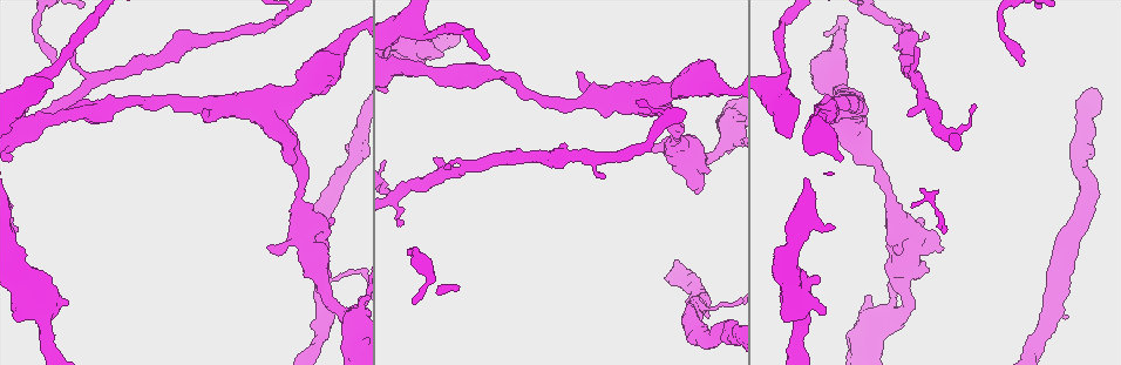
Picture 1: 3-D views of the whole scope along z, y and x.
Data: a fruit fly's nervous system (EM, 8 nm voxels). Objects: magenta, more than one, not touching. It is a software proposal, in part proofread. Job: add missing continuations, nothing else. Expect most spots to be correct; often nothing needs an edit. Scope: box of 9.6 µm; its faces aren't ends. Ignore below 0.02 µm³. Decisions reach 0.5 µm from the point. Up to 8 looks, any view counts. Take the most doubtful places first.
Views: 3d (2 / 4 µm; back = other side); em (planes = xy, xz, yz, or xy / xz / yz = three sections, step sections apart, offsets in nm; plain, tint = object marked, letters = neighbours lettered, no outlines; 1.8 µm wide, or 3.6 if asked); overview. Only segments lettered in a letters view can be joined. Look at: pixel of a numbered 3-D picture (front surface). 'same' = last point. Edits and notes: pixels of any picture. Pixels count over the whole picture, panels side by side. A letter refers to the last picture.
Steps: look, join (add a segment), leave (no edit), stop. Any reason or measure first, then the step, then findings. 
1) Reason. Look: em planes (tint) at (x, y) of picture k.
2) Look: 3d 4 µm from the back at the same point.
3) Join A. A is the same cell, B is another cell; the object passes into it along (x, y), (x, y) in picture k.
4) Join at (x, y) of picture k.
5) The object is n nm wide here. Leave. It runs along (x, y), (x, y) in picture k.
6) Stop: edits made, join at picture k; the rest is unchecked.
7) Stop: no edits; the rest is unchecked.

Branch stops here. Look: 3d 2 µm at (908, 112) of picture 1.

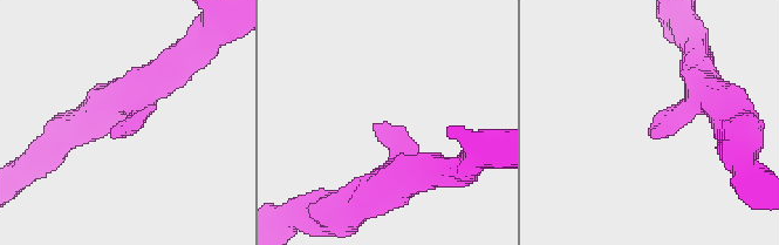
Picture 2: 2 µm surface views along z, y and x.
Need the tissue. Look: em xz step 8 (tint) at (376, 126) of picture 2.

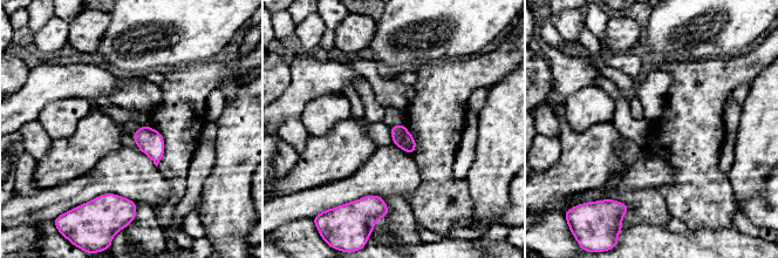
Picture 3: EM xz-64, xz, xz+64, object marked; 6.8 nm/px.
Look: em planes (letters) at the same point.

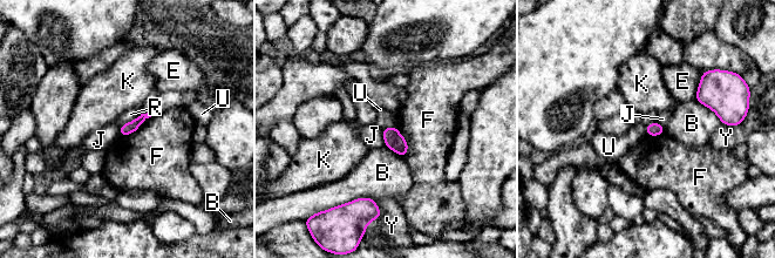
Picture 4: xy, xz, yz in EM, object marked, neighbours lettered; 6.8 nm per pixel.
Leave. B, E, F, J, K, R, U and Y are other cells; no lettered segment goes on from it.

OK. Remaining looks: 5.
Thin end. Look: 3d 2 µm from the back at (1020, 63) of picture 1.

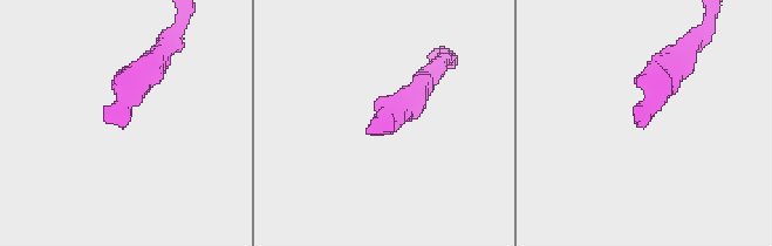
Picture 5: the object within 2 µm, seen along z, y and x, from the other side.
Look: em planes (letters) at (384, 118) of picture 5.

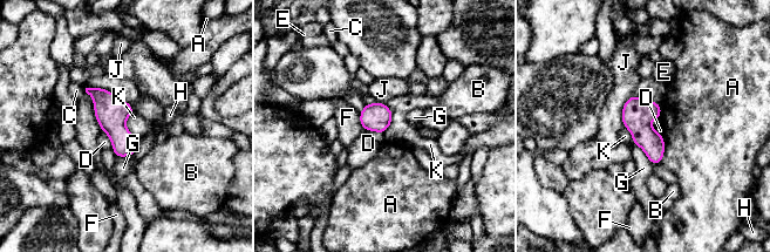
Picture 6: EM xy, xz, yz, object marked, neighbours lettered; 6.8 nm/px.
Leave. A, B, C, D, E, F, G, H, J and K are other cells; no lettered segment goes on from it.

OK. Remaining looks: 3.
Look: em planes (tint) at (942, 248) of picture 1.

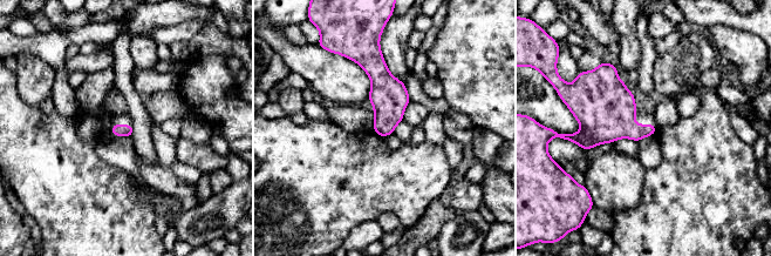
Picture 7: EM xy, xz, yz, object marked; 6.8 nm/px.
What lies round it. Look: em planes (letters) at the same point.

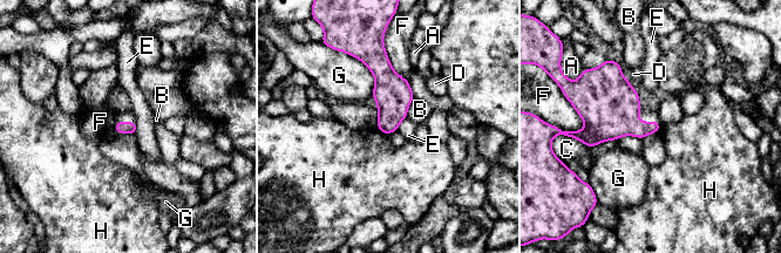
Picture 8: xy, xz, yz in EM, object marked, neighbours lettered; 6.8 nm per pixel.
Leave. A, B, C, D, E, F, G and H are other cells; a border runs along (406, 117), (396, 130) in picture 8; no lettered segment goes on from it.

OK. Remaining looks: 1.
Stop: no edits; the rest is unchecked.

